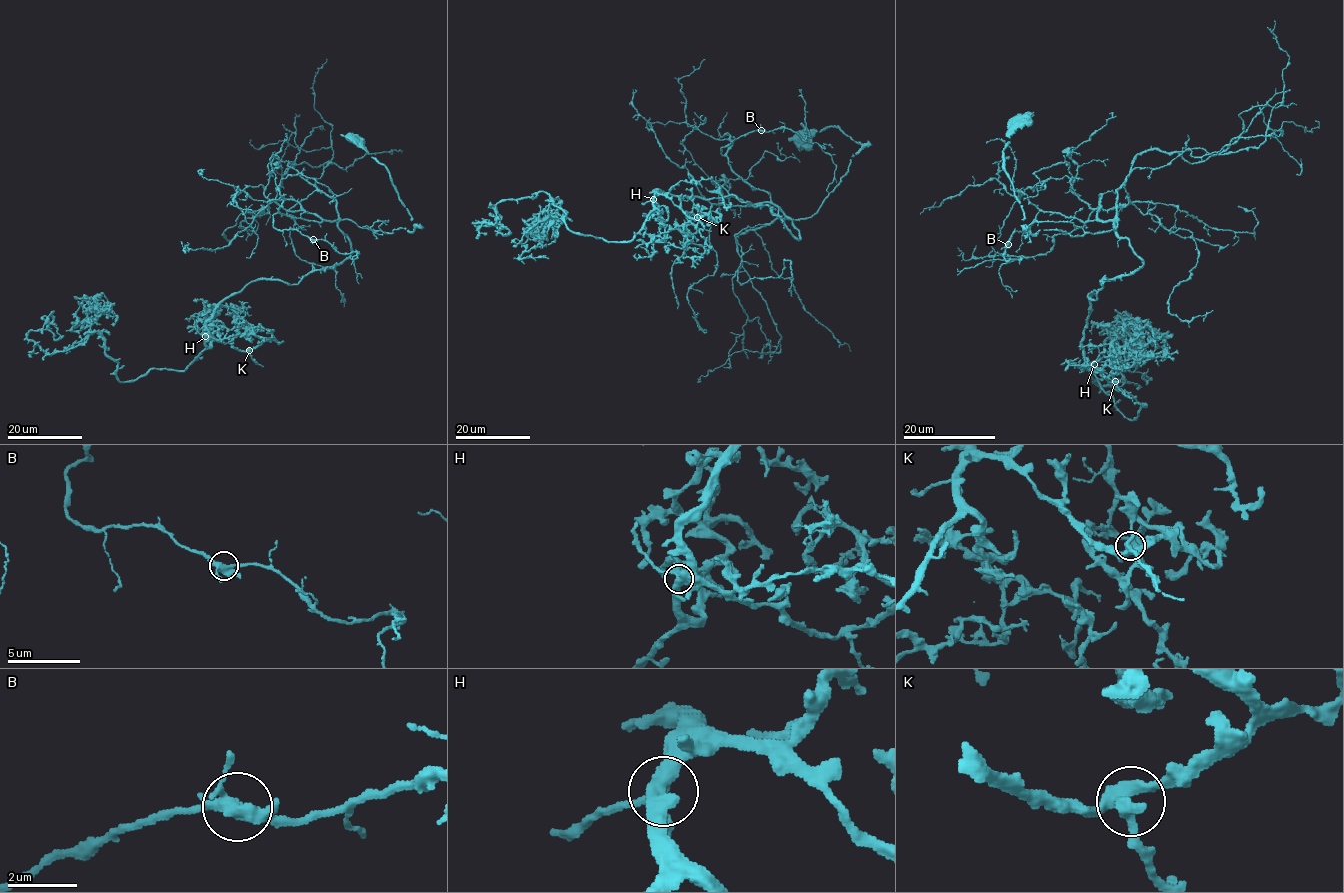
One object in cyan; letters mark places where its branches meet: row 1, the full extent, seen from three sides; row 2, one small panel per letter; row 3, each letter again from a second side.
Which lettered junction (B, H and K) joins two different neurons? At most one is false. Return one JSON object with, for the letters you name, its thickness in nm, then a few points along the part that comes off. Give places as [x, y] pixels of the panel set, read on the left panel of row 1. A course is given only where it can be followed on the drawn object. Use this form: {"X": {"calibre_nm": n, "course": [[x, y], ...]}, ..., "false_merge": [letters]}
{"false_merge": []}

